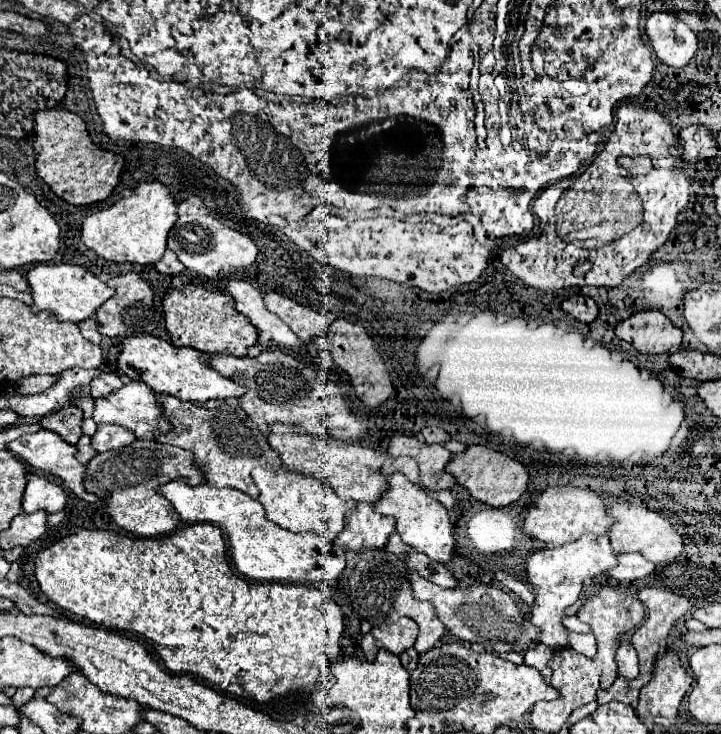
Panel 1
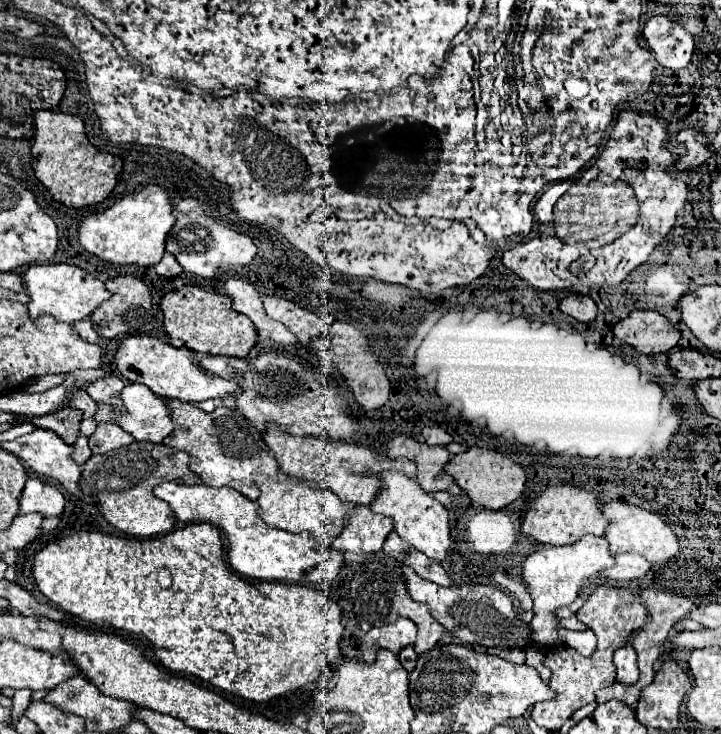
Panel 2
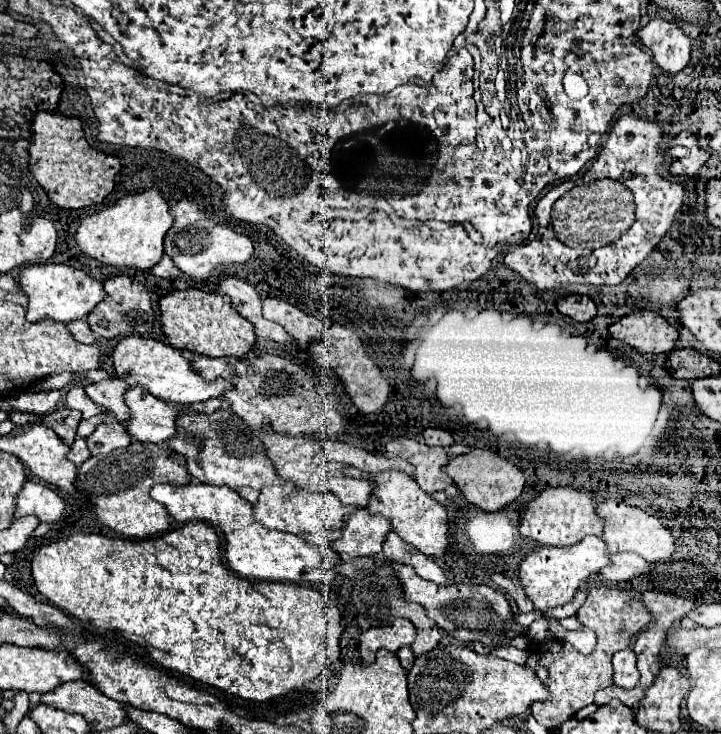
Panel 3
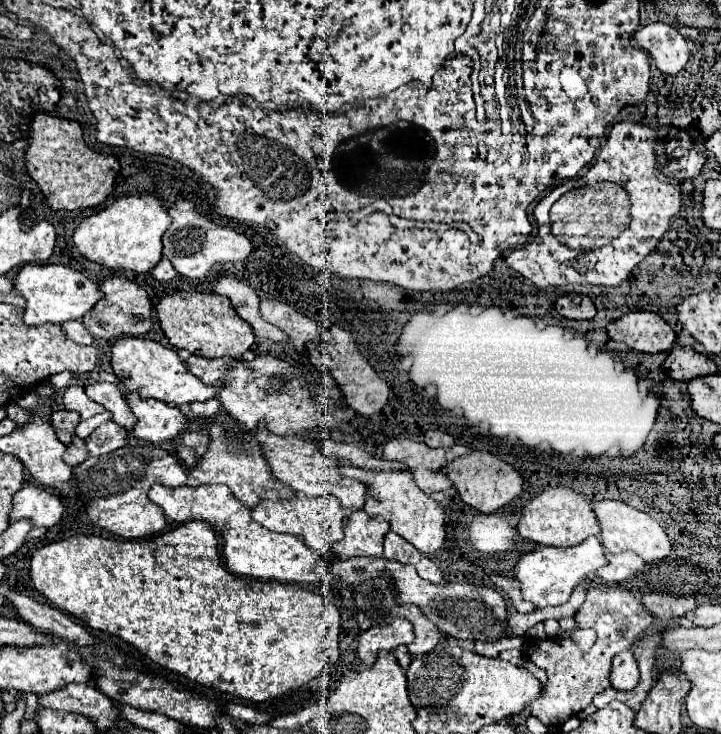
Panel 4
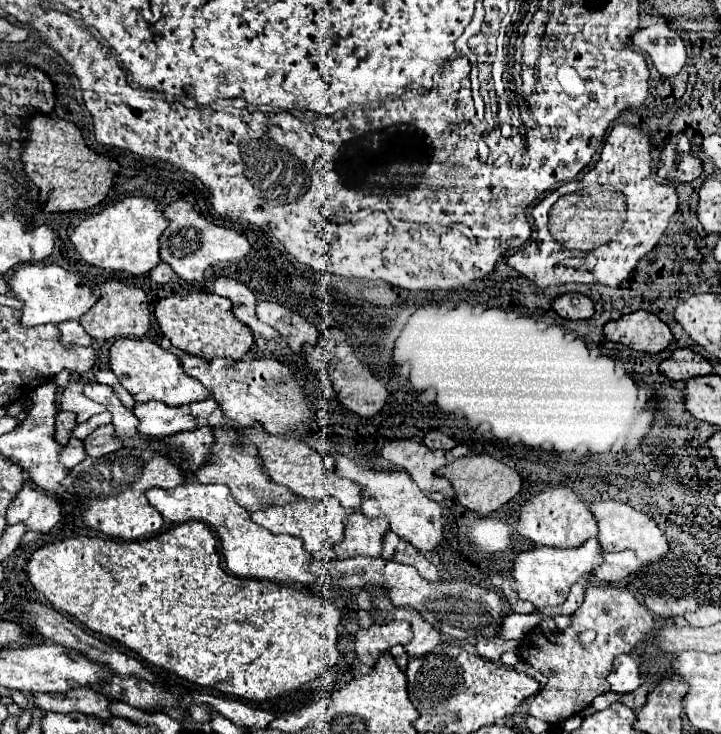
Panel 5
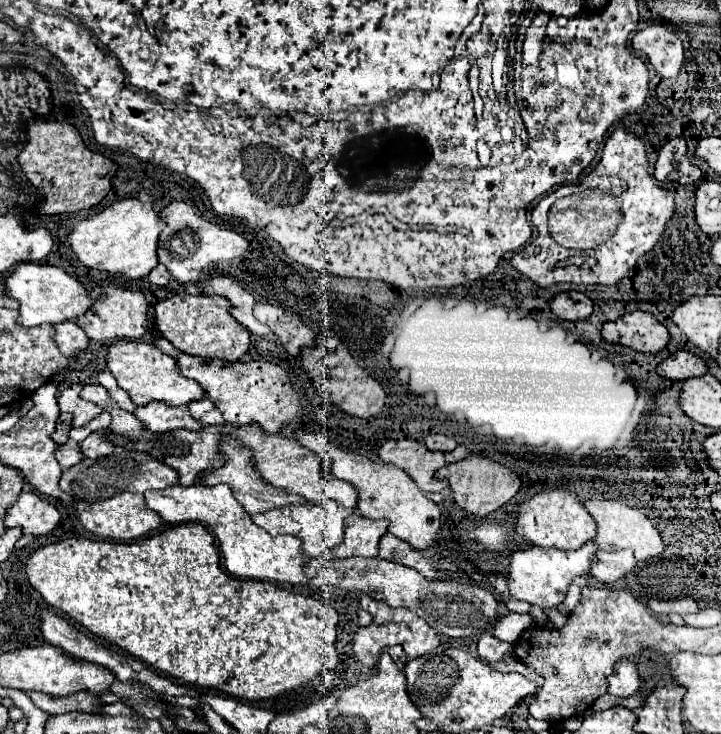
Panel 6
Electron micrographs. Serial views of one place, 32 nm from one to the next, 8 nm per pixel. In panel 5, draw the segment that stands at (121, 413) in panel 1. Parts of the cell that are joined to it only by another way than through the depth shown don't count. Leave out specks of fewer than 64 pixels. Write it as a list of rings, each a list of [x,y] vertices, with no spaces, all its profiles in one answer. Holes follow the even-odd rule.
[[[136,402],[132,412],[136,414],[136,418],[140,420],[138,424],[138,434],[150,440],[160,440],[166,436],[172,436],[176,432],[182,430],[194,430],[196,422],[194,416],[190,416],[190,412],[184,408],[176,408],[176,406],[168,406],[164,402]]]

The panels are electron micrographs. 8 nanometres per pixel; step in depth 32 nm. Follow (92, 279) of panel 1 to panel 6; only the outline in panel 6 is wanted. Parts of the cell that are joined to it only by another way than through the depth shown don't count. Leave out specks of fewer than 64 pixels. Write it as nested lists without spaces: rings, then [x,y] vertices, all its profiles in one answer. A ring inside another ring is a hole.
[[[24,262],[18,264],[16,270],[6,278],[8,296],[20,302],[20,318],[22,326],[40,326],[40,324],[58,324],[64,320],[76,320],[90,306],[92,298],[76,276],[70,276],[66,270],[48,264]]]

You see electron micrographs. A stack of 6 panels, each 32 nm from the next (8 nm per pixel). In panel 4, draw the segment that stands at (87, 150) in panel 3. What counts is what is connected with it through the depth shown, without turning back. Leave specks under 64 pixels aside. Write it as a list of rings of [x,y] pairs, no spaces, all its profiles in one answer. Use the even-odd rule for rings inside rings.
[[[42,112],[36,114],[32,122],[32,142],[26,150],[26,168],[42,188],[52,210],[78,210],[104,202],[114,188],[114,178],[120,170],[120,164],[114,156],[104,156],[90,150],[76,120]]]

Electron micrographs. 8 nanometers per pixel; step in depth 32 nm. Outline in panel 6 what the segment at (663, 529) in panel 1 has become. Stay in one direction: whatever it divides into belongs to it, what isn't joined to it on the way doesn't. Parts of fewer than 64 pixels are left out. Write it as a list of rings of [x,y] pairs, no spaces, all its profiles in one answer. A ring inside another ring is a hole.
[[[596,498],[586,500],[584,506],[598,524],[596,544],[600,548],[634,548],[634,556],[638,562],[652,560],[664,552],[664,538],[660,530],[638,508],[630,508],[618,500],[596,500]]]

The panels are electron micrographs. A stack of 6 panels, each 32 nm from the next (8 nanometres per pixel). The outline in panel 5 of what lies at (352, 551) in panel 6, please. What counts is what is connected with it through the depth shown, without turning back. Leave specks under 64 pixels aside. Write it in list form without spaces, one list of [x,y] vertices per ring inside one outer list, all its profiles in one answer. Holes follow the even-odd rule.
[[[354,512],[344,522],[344,540],[334,546],[338,558],[354,556],[380,556],[382,538],[388,532],[386,518],[368,518]]]

